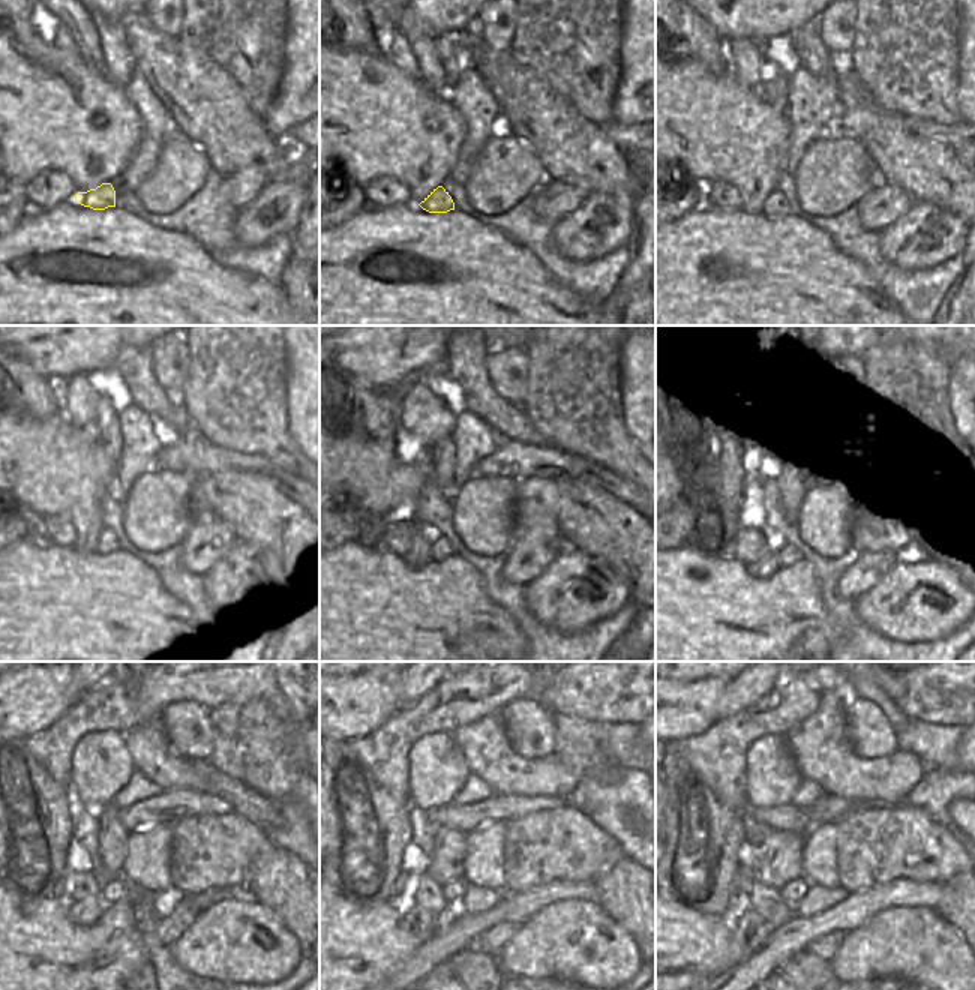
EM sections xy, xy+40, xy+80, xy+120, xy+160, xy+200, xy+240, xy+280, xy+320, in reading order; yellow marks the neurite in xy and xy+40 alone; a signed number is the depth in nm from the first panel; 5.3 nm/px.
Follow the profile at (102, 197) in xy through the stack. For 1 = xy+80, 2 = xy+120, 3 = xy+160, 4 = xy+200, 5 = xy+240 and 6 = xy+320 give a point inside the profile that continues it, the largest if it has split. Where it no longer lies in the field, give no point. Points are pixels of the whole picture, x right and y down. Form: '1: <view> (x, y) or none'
1: xy+80 (776, 204)
2: xy+120 (107, 540)
3: xy+160 (441, 548)
4: xy+200 (786, 554)
5: xy+240 (114, 890)
6: xy+320 (795, 890)

